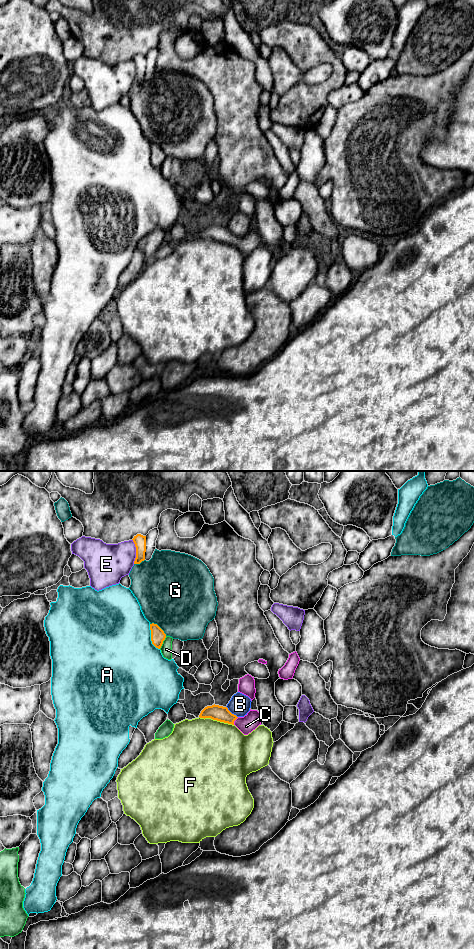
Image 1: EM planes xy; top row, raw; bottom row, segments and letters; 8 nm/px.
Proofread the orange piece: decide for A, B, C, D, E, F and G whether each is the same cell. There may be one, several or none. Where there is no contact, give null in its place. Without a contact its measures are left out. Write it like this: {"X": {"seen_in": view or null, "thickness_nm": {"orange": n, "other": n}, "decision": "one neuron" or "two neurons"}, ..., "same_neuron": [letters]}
{"A": {"seen_in": "xy", "thickness_nm": {"orange": 110, "other": 500}, "decision": "two neurons"}, "B": {"seen_in": "xy", "thickness_nm": {"orange": 120, "other": 170}, "decision": "two neurons"}, "C": {"seen_in": "xy", "thickness_nm": {"orange": 120, "other": 140}, "decision": "one neuron"}, "D": {"seen_in": "xy", "thickness_nm": {"orange": 110, "other": 100}, "decision": "two neurons"}, "E": {"seen_in": "xy", "thickness_nm": {"orange": 100, "other": 320}, "decision": "two neurons"}, "F": {"seen_in": "xy", "thickness_nm": {"orange": 120, "other": 480}, "decision": "two neurons"}, "G": {"seen_in": "xy", "thickness_nm": {"orange": 110, "other": 500}, "decision": "two neurons"}, "same_neuron": ["C"]}

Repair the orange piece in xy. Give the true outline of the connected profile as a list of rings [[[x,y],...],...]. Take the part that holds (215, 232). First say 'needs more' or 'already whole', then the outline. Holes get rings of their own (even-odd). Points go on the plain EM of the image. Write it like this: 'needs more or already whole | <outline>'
needs more | [[[212,225],[205,227],[200,238],[211,238],[220,242],[235,245],[244,255],[248,255],[261,245],[260,233],[257,230],[251,230],[244,237],[237,237],[232,234],[227,227]]]

